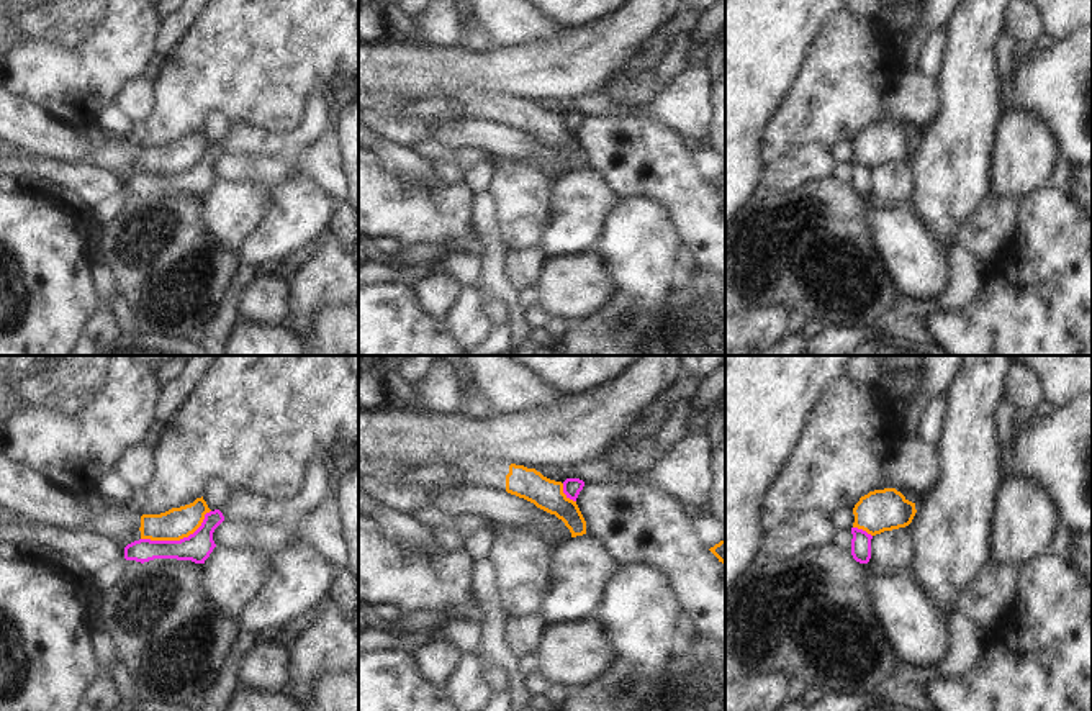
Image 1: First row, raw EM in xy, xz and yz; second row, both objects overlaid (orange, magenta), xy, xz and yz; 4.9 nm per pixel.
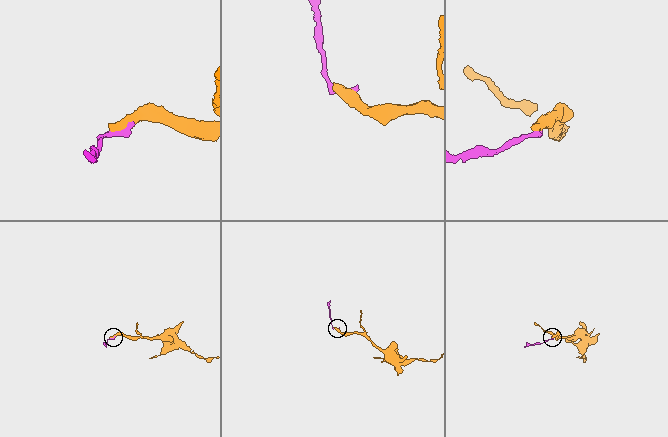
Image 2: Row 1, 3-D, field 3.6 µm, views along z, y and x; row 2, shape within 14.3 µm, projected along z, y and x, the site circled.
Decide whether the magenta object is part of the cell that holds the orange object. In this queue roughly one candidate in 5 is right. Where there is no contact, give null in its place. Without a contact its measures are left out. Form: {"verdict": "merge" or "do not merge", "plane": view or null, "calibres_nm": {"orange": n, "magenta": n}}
{"verdict": "do not merge", "plane": "xy", "calibres_nm": {"orange": 160, "magenta": 140}}

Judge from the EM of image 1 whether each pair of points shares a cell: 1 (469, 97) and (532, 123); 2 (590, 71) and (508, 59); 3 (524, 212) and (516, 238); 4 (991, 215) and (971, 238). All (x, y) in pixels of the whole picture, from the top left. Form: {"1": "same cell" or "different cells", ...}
{"1": "same cell", "2": "same cell", "3": "same cell", "4": "same cell"}

